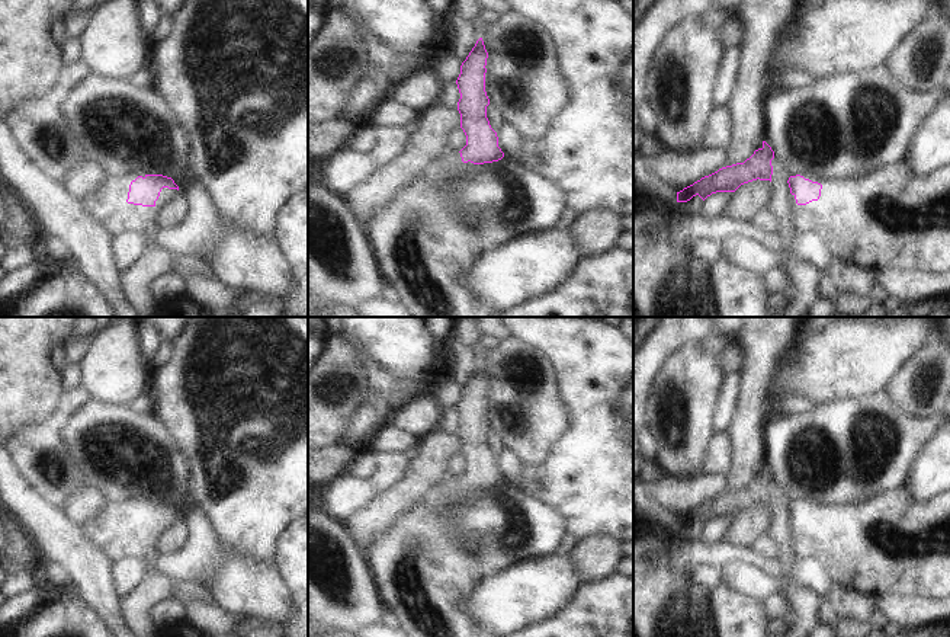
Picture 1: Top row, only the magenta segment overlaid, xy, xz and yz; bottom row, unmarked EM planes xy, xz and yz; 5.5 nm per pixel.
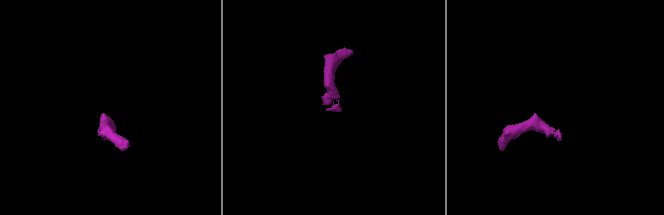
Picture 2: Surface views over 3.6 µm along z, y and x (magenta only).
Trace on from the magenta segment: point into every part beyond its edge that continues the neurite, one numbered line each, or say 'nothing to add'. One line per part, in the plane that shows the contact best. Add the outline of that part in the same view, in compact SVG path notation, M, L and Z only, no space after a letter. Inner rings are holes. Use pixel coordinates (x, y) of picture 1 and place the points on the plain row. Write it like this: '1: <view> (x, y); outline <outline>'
1: xy (108, 531); outline M141 499L107 502L93 521L81 526L86 537L107 556L110 563L123 557L142 558L157 550L169 524L179 518L163 513L154 532L128 529L129 510L138 502L145 503Z

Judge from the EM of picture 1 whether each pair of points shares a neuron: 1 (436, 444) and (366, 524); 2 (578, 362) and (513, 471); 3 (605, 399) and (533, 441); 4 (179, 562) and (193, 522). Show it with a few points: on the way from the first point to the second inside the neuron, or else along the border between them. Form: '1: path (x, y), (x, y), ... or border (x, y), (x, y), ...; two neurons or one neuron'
1: path (429, 466), (388, 508); one neuron
2: border (522, 464), (516, 486); two neurons
3: border (558, 389), (567, 429), (549, 450); two neurons
4: path (189, 551), (193, 547), (193, 533); one neuron

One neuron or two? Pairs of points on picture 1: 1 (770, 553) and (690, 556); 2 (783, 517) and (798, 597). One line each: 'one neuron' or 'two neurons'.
1: two neurons
2: one neuron

